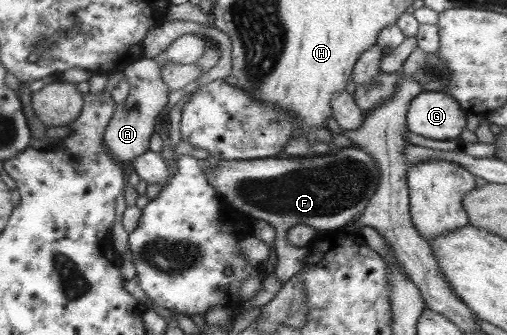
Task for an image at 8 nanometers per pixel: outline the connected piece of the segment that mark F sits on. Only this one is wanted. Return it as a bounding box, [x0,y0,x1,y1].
[203,146,378,286]

